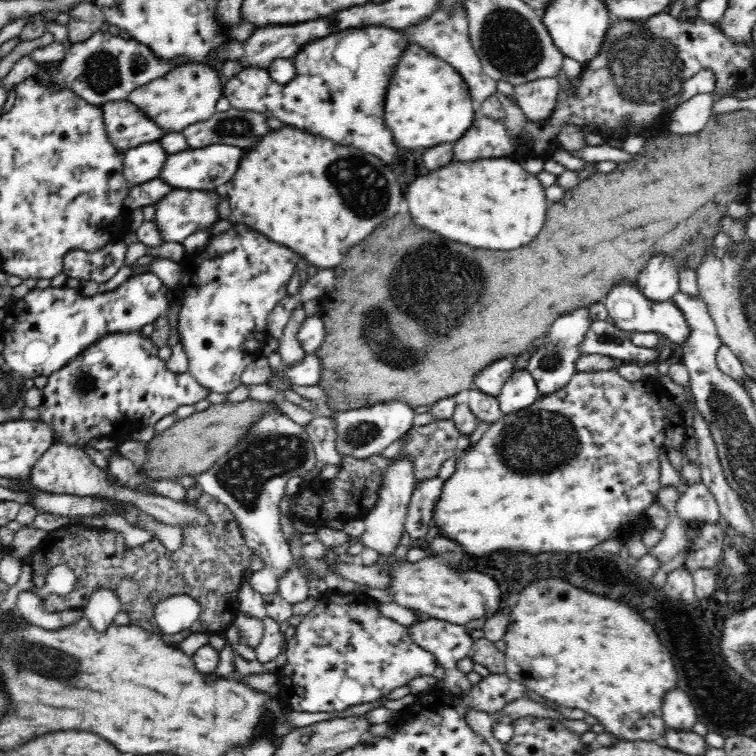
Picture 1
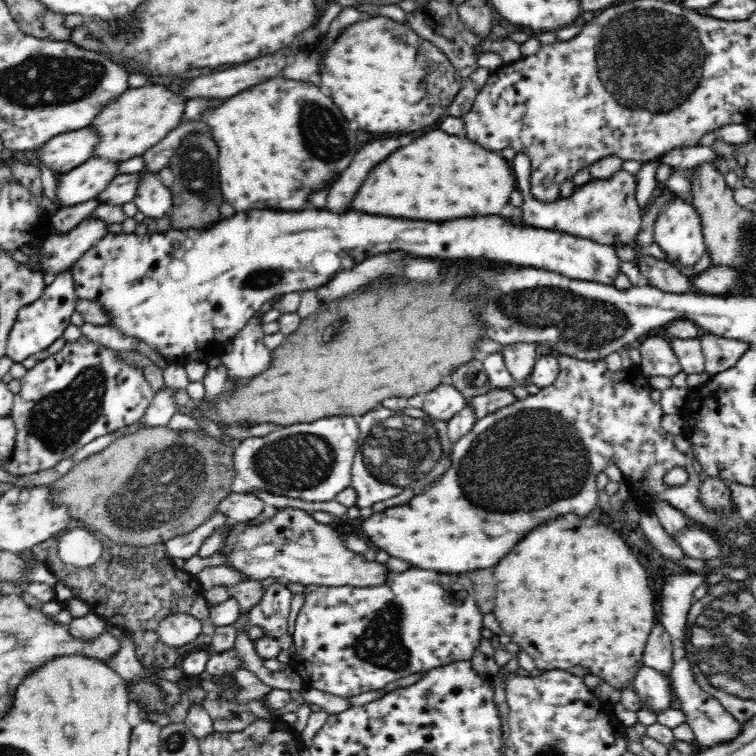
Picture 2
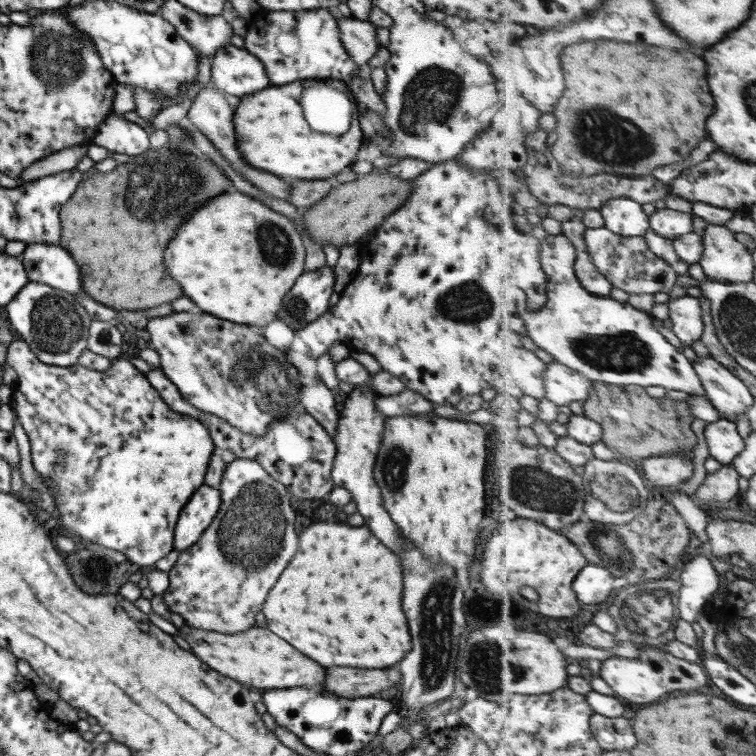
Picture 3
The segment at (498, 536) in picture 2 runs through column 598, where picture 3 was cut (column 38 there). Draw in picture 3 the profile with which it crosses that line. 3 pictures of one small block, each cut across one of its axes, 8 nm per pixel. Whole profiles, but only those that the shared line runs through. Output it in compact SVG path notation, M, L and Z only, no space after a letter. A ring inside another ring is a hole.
M21 339L11 341L5 351L6 365L11 367L16 374L14 389L10 394L11 409L29 439L30 462L33 470L40 475L43 484L54 499L59 516L61 516L58 519L59 524L63 524L63 528L66 528L70 535L71 532L75 532L77 536L87 538L89 542L109 548L109 551L113 552L115 556L138 564L142 570L151 569L156 560L163 558L174 549L172 545L173 528L176 525L177 516L179 516L177 512L183 508L183 504L195 492L195 488L199 488L203 484L209 456L215 450L205 426L199 424L197 420L189 418L186 414L173 412L173 409L164 403L159 393L149 384L146 375L139 372L126 359L116 359L111 362L107 370L100 372L95 369L86 369L77 363L66 367L46 365L38 360L27 343Z

